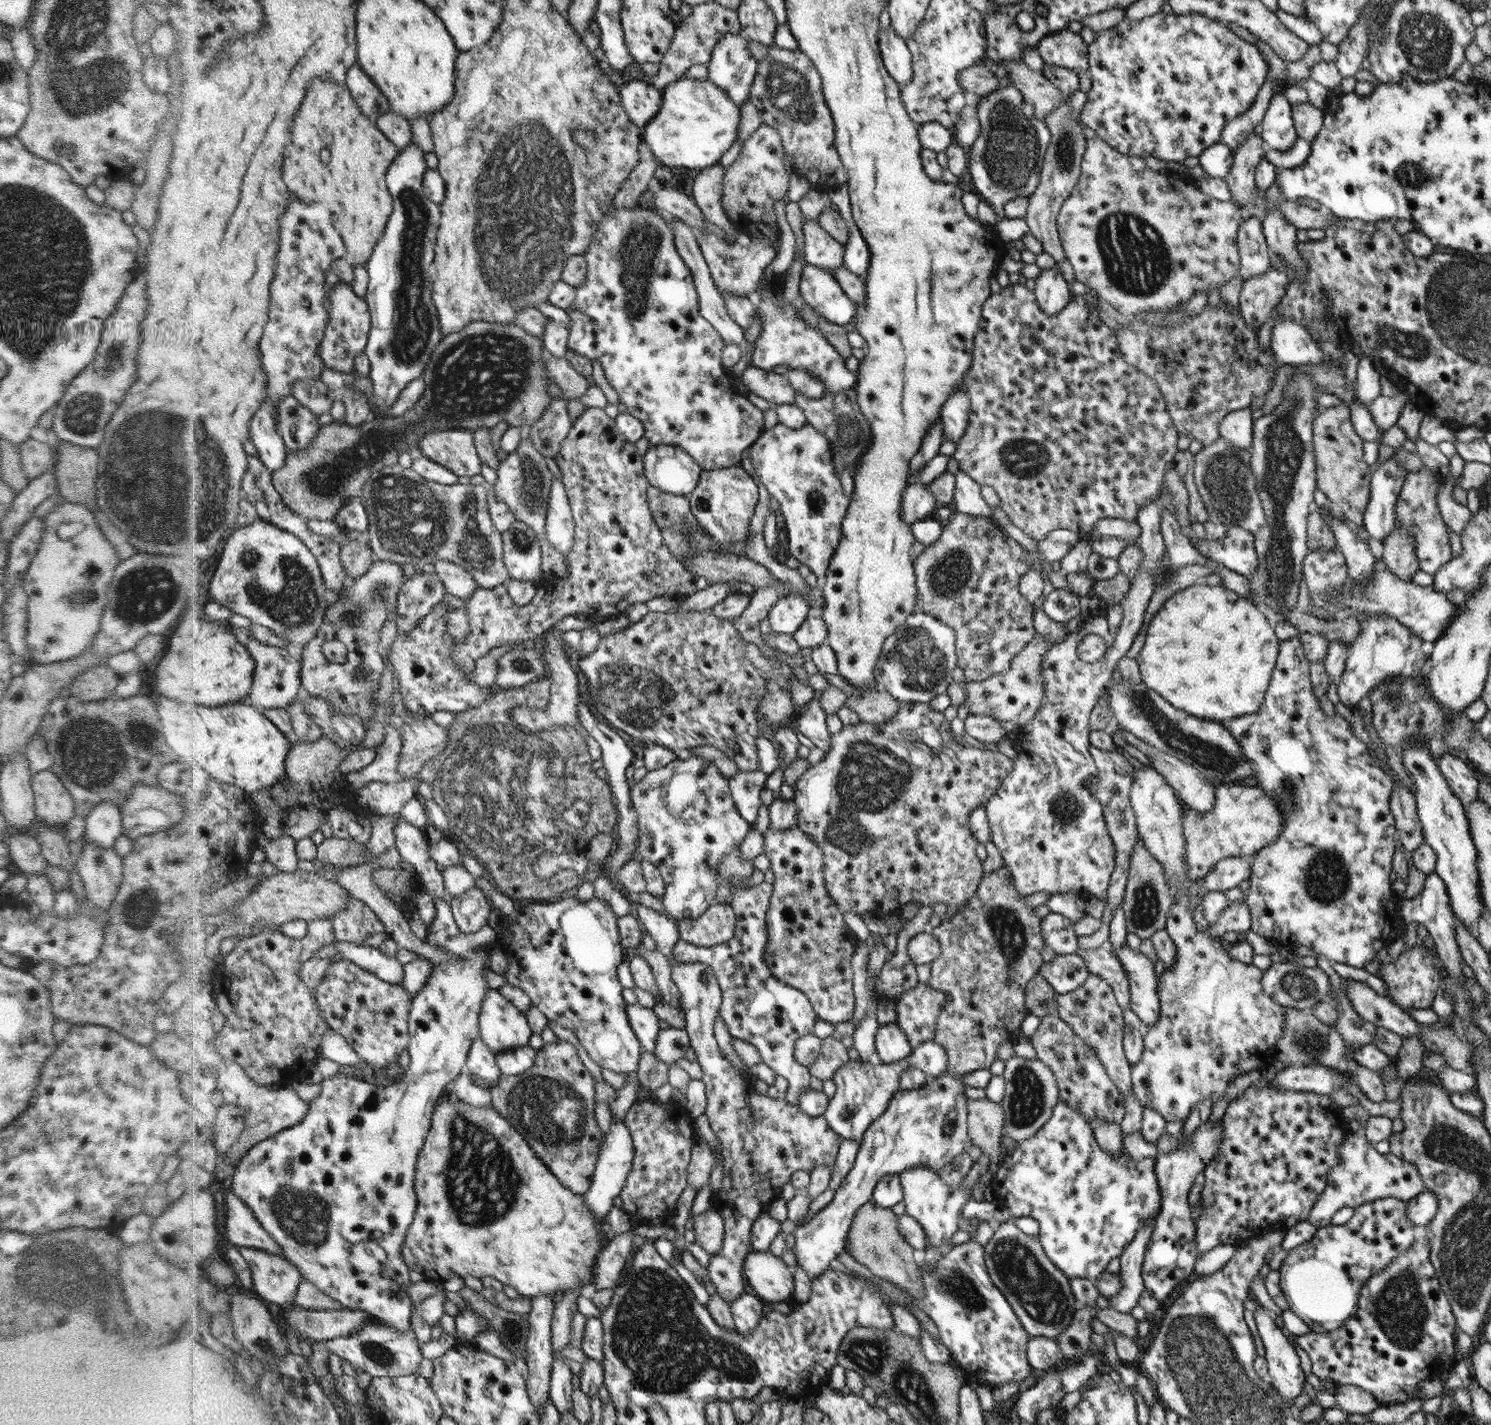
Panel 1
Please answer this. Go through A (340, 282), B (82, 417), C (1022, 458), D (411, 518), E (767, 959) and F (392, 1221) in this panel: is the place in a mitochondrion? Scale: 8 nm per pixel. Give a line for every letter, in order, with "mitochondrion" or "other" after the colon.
A: other
B: mitochondrion
C: mitochondrion
D: mitochondrion
E: other
F: other

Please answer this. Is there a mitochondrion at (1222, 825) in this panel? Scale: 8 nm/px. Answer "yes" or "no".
no

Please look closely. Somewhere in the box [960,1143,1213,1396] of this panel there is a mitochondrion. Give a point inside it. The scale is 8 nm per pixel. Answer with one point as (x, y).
(1038, 1293)

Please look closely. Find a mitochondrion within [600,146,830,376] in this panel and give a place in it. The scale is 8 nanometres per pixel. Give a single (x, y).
(641, 243)

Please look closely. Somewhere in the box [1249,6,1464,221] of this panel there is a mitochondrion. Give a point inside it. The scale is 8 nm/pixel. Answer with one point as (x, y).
(1426, 40)

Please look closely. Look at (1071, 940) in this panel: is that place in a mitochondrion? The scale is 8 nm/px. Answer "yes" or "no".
no

